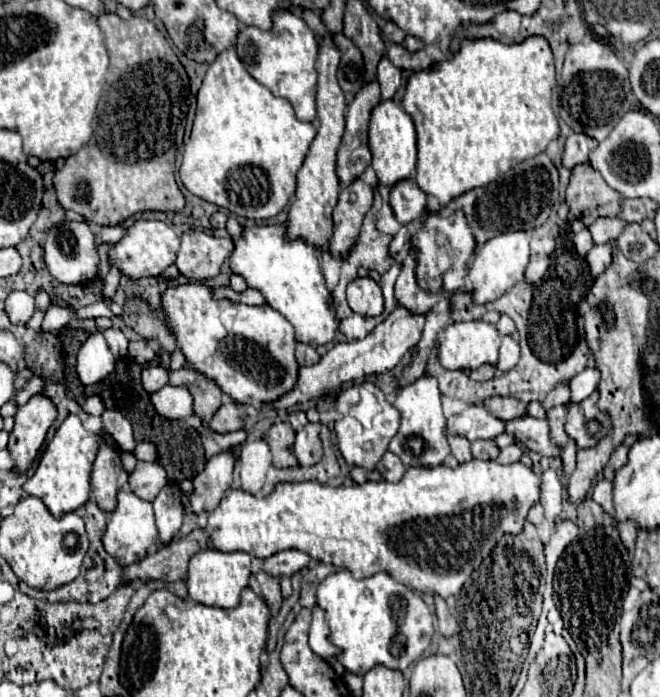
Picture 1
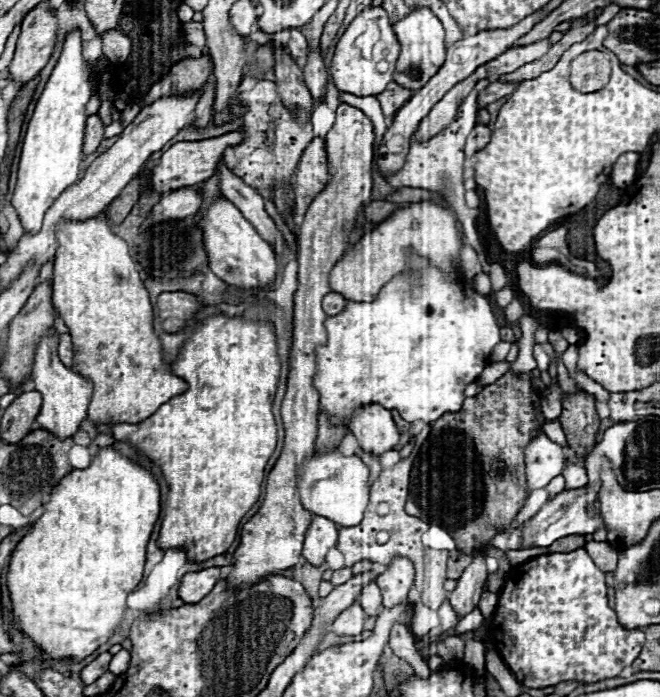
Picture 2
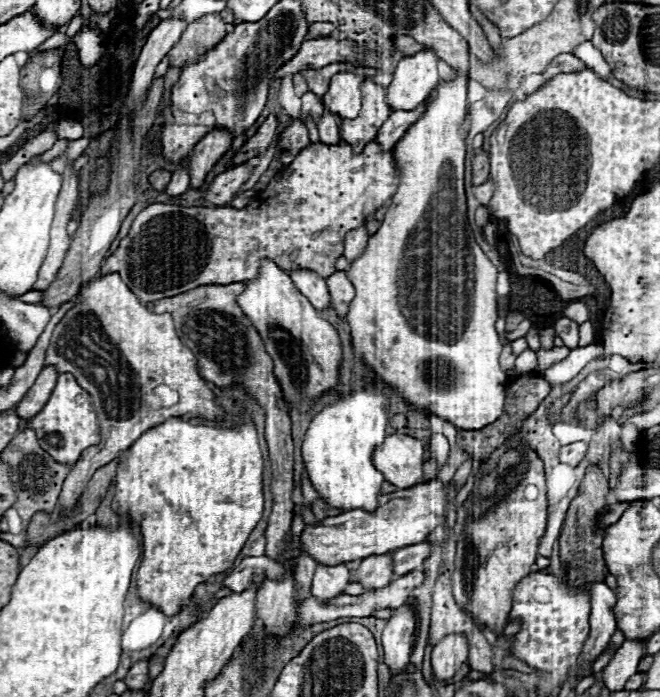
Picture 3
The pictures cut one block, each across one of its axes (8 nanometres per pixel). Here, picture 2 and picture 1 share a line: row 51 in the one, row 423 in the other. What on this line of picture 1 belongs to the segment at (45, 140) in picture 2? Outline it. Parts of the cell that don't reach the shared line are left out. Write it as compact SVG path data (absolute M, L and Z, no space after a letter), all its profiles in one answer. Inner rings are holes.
M70 414L54 434L52 442L46 446L34 476L28 478L26 484L22 486L24 492L28 496L40 498L54 518L60 518L66 512L78 510L90 498L90 470L92 470L92 462L96 458L98 446L100 446L98 436L86 432L80 418L76 414Z

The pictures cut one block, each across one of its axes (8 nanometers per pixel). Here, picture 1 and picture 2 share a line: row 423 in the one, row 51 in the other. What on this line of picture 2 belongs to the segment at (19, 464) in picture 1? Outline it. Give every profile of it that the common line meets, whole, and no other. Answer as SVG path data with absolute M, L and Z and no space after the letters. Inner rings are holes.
M40 2L22 20L22 32L10 64L10 78L26 84L50 60L58 36L58 18L48 2Z

